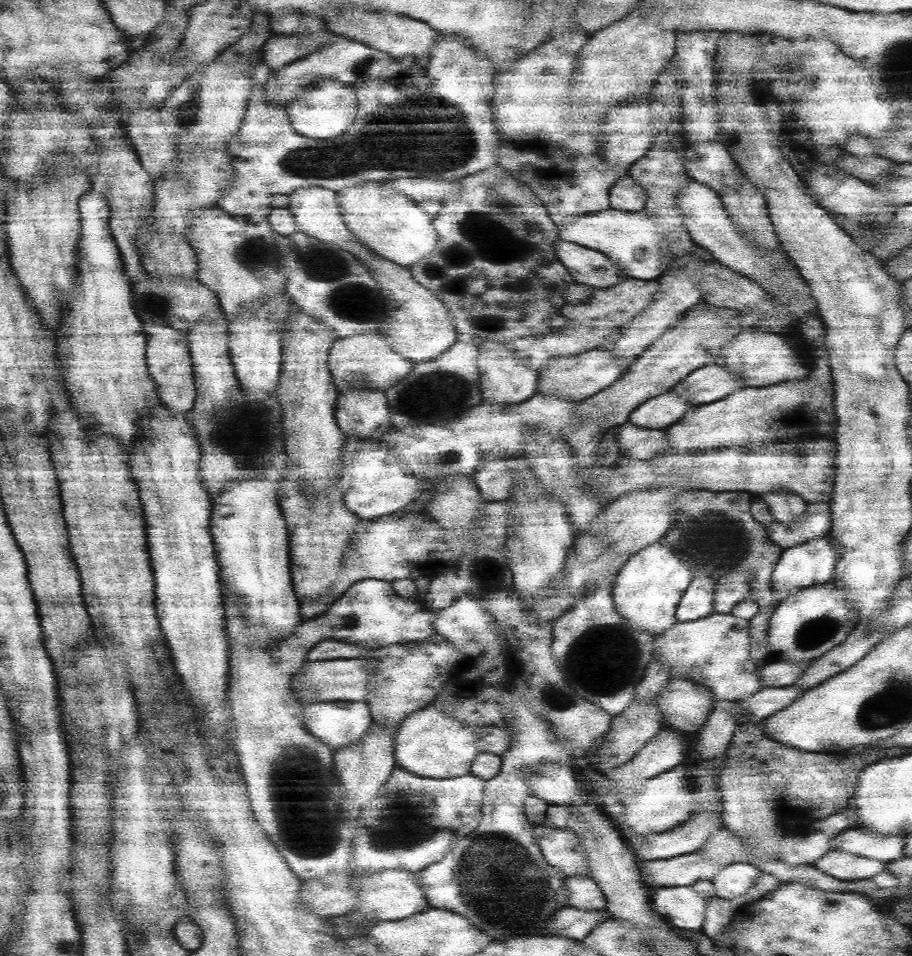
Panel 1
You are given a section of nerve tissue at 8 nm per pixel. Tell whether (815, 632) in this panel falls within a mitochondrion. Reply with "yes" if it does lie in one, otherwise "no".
yes

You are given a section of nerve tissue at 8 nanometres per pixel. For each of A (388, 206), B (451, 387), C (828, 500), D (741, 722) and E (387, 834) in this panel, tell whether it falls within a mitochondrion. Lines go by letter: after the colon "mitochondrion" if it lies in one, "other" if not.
A: other
B: mitochondrion
C: other
D: other
E: mitochondrion

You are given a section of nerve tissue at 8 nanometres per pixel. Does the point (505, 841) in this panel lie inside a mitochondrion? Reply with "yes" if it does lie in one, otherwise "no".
yes

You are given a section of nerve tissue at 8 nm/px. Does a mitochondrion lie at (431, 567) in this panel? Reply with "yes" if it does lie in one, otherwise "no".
no

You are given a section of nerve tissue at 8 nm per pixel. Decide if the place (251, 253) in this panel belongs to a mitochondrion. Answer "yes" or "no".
yes

